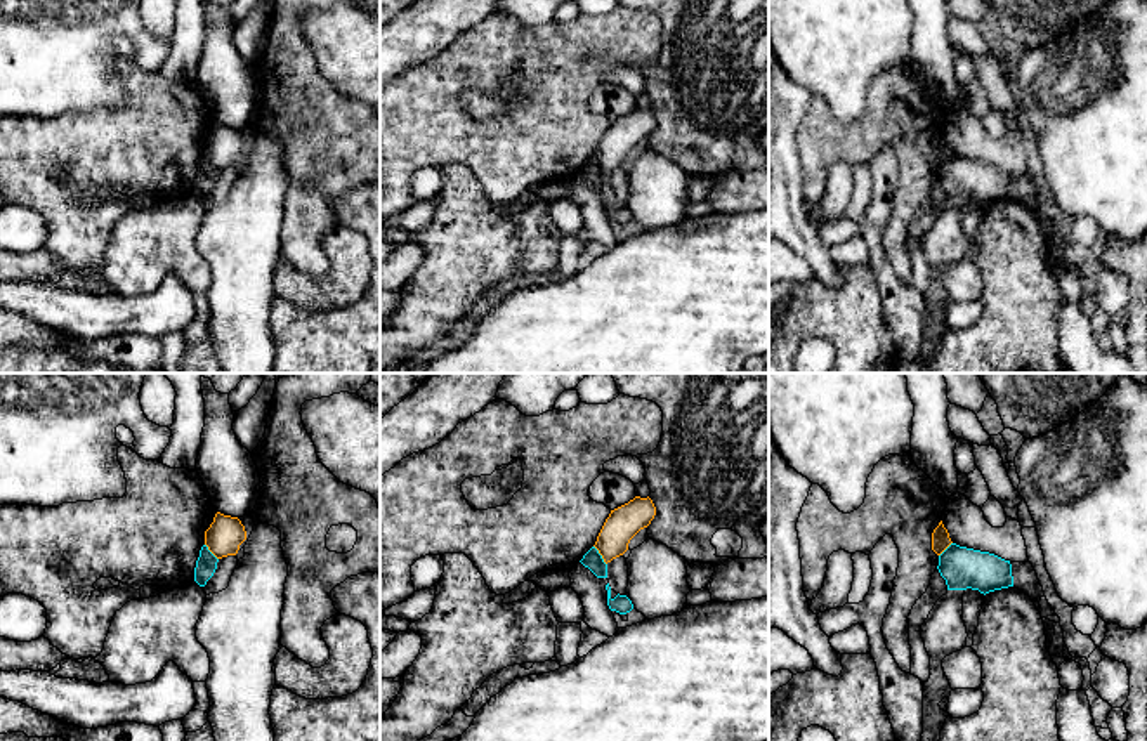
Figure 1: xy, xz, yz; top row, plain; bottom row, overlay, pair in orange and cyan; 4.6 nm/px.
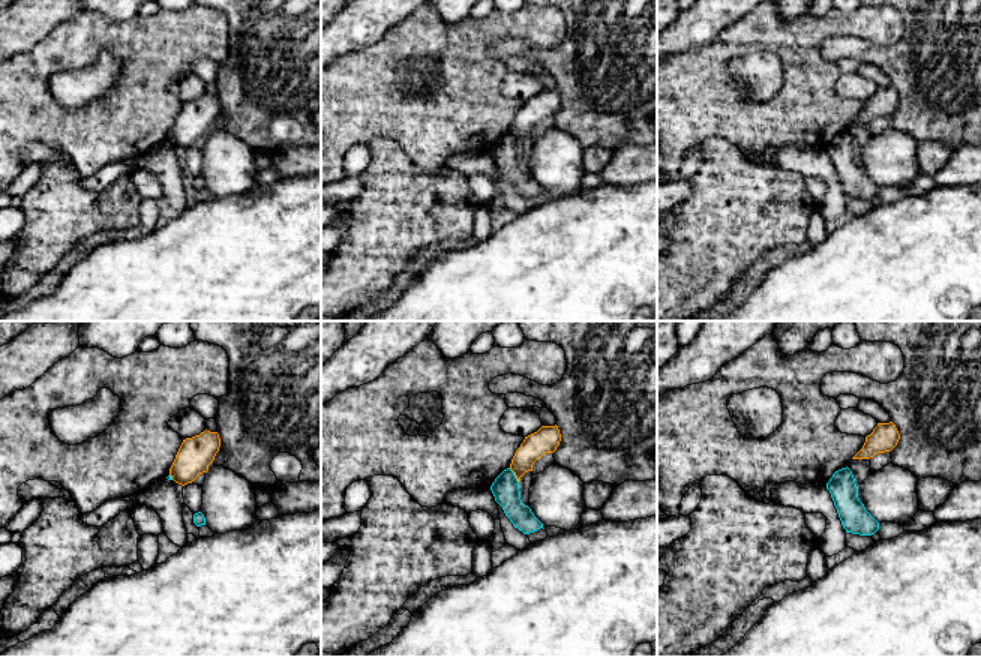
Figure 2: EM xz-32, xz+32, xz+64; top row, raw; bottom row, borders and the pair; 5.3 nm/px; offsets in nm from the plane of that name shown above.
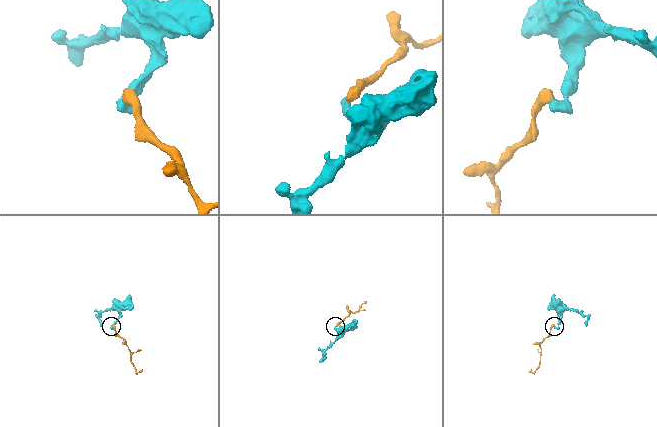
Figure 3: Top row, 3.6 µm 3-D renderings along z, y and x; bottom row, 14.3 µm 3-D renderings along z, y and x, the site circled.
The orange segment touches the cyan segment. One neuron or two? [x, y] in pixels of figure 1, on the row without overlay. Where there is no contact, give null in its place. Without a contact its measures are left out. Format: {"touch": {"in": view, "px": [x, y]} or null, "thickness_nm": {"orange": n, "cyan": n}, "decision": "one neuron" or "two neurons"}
{"touch": {"in": "xz", "px": [601, 165]}, "thickness_nm": {"orange": 160, "cyan": 90}, "decision": "two neurons"}

